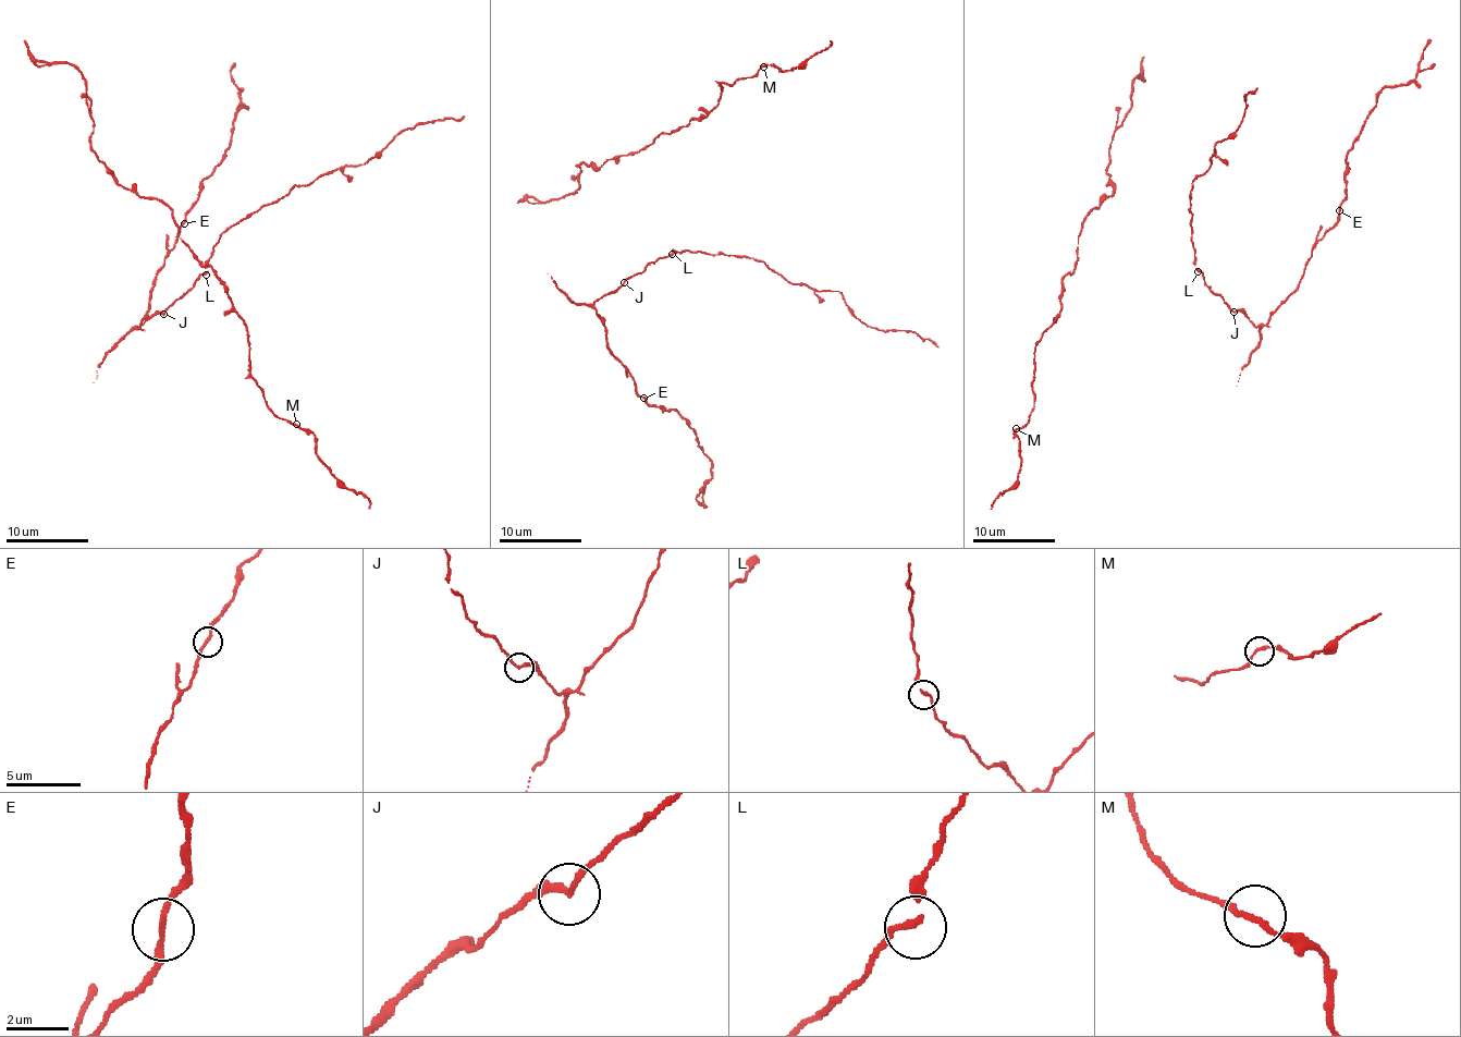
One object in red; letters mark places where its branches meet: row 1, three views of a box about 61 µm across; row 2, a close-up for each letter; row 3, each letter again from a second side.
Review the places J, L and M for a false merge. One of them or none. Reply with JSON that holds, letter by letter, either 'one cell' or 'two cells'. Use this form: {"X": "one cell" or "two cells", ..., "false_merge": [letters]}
{"J": "one cell", "L": "one cell", "M": "one cell", "false_merge": []}

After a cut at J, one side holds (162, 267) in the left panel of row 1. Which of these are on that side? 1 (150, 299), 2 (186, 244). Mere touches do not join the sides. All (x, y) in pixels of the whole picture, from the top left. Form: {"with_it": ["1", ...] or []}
{"with_it": ["1"]}

